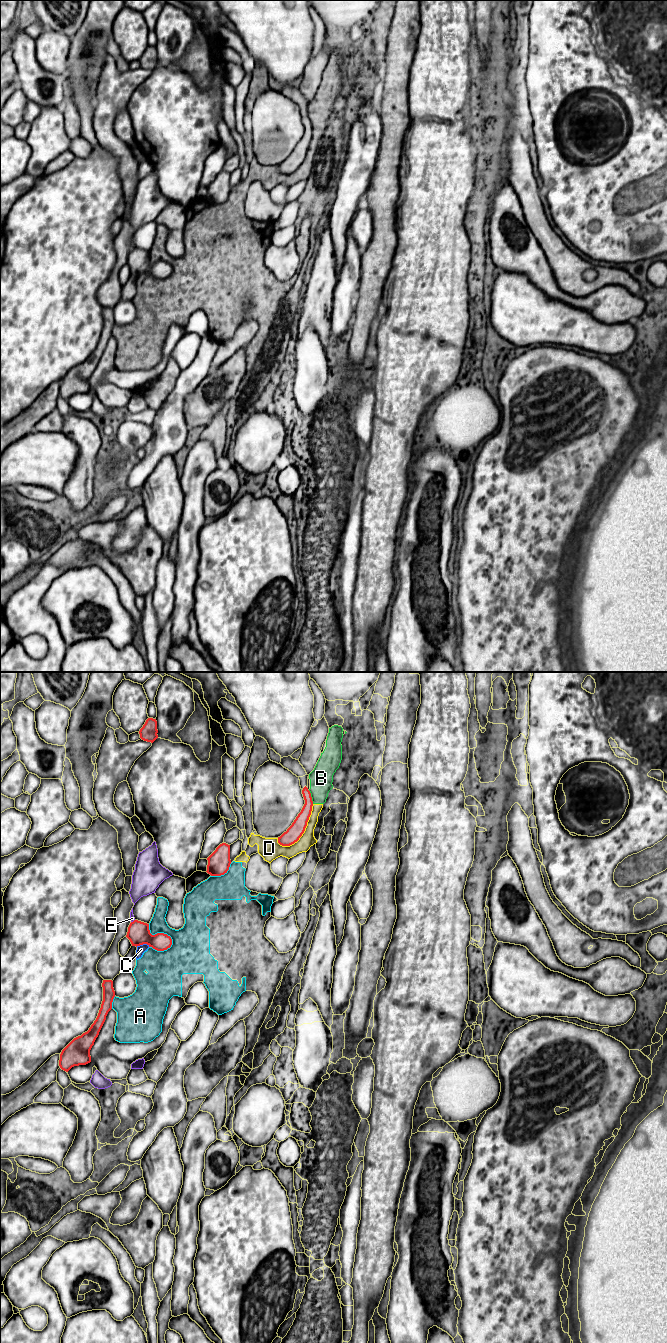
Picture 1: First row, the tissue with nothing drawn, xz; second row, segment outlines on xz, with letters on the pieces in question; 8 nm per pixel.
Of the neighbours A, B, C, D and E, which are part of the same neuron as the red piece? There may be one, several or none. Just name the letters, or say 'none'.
none

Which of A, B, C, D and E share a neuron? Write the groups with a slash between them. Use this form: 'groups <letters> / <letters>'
groups A B C D / E

